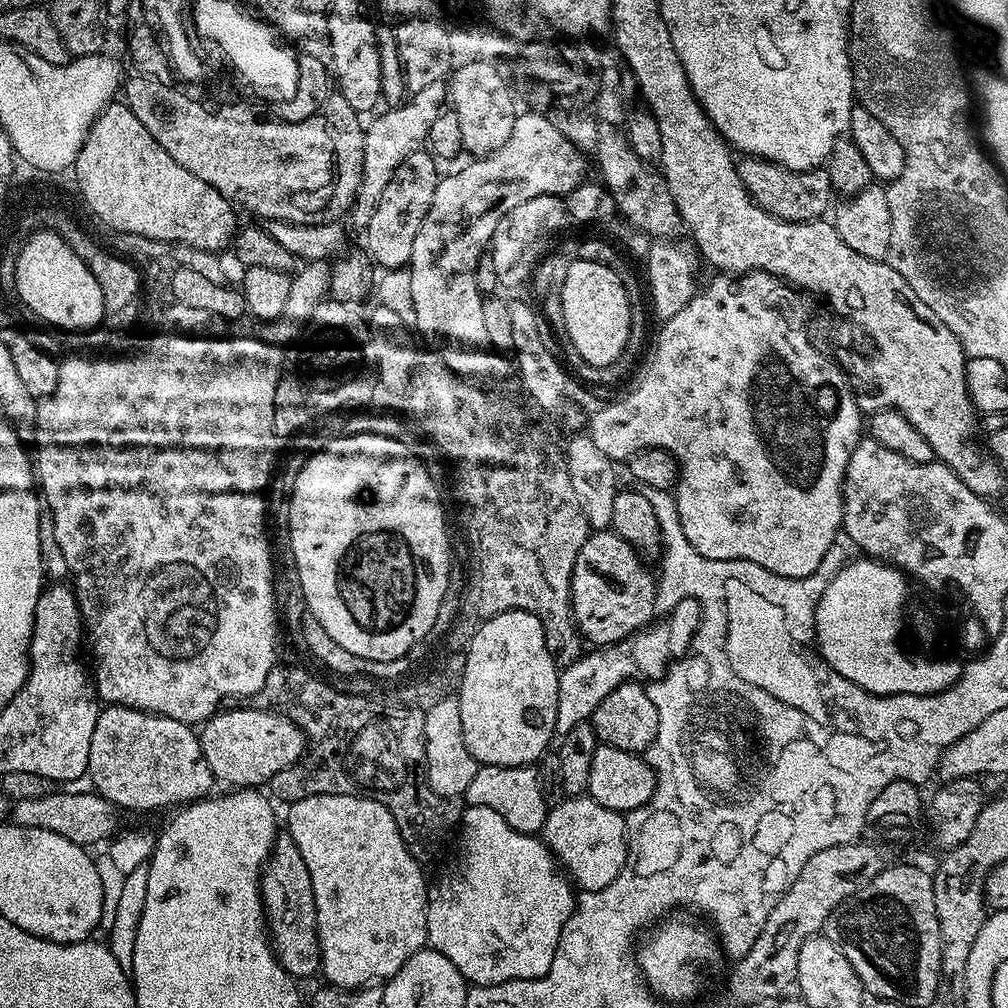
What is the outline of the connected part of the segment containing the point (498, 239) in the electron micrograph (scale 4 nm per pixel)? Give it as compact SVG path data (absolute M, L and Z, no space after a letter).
M539 195L527 199L499 220L489 244L501 289L516 290L531 279L543 255L546 237L556 233L567 221L564 199L556 195Z

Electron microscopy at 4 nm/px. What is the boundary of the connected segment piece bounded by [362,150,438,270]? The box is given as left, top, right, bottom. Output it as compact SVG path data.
M421 150L410 154L398 170L394 170L394 178L390 178L390 186L382 190L382 198L378 198L378 206L370 218L367 228L363 229L364 248L369 260L377 269L408 268L414 254L414 238L422 227L422 218L426 218L426 210L430 210L430 202L434 202L434 190L438 179L436 172L438 160L431 151Z

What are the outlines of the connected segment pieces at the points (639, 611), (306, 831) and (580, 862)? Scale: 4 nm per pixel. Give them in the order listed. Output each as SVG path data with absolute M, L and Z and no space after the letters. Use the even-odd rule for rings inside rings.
M596 530L589 535L572 571L572 616L581 637L592 646L607 646L632 636L653 623L657 577L643 564L641 553L617 532Z
M322 794L314 798L302 798L298 802L288 804L287 835L294 838L298 850L302 850L302 862L306 862L306 870L310 870L310 882L314 890L314 906L316 907L316 933L320 943L320 972L329 980L331 987L336 990L355 990L386 982L415 952L428 944L428 931L426 930L426 910L428 909L429 885L424 884L424 872L421 861L415 860L410 850L404 844L402 834L394 822L394 814L382 802L374 802L365 796L343 796L342 794Z
M587 794L570 796L561 801L561 804L553 803L549 807L548 817L542 829L544 845L552 851L557 865L563 869L569 881L575 887L577 884L577 889L585 892L597 892L610 886L610 882L614 882L614 878L618 878L618 874L623 870L628 857L628 831L624 825L625 817L619 812L594 802L592 797Z

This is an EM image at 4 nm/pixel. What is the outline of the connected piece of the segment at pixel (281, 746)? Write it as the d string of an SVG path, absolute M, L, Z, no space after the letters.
M232 708L229 712L217 711L215 716L203 721L199 729L202 754L210 766L213 781L236 790L252 790L275 781L280 772L295 769L306 755L304 731L279 712L263 708Z

